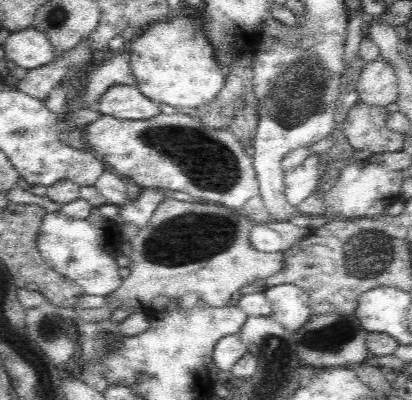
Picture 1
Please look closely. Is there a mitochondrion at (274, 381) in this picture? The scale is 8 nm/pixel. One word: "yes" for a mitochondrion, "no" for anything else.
yes

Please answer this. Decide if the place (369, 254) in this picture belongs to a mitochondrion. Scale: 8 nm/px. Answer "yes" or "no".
yes

